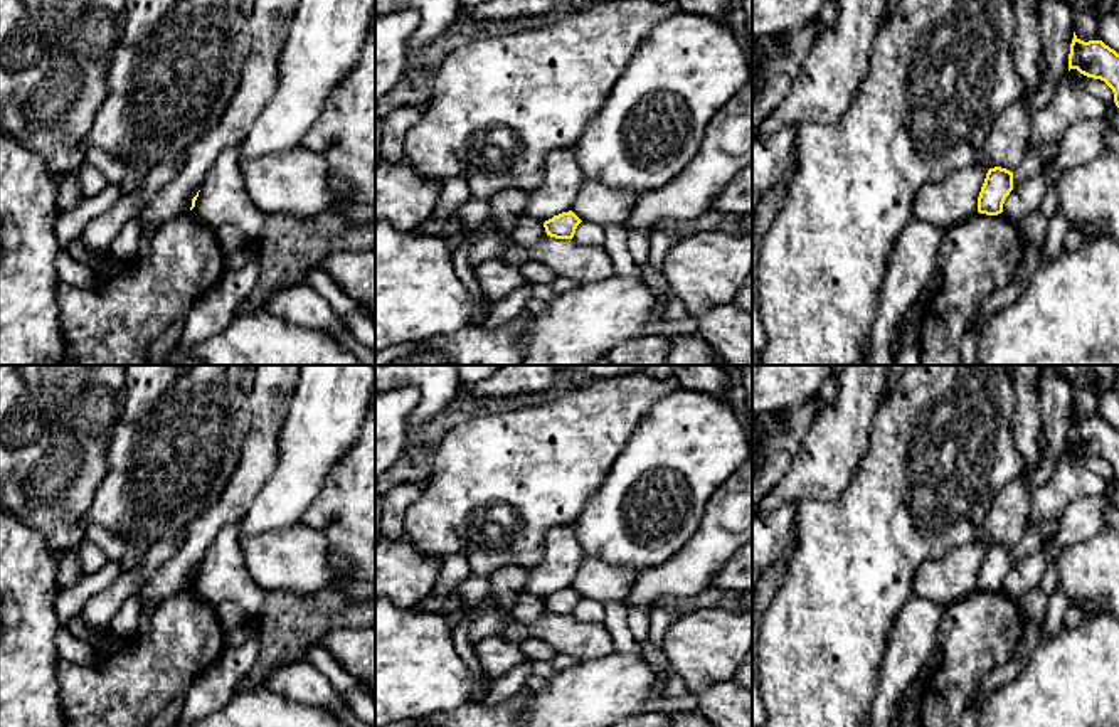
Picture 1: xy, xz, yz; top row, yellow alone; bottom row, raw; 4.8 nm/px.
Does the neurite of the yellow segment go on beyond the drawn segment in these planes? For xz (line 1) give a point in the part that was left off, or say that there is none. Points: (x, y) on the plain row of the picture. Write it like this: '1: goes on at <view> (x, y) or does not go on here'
1: does not go on here

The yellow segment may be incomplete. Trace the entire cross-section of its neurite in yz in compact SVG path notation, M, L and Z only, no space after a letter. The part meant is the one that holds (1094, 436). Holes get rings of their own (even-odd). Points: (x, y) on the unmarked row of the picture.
M1075 409L1070 421L1069 448L1104 458L1114 470L1119 485L1119 431L1102 417L1080 417Z

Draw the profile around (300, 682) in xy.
M306 660L273 670L264 687L289 700L323 708L335 717L348 708L328 678Z

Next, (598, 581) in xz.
M586 555L574 577L572 589L596 602L626 601L634 579L643 569L609 565Z

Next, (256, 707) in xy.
M269 688L236 693L220 710L204 715L194 727L347 727L333 714L289 700Z

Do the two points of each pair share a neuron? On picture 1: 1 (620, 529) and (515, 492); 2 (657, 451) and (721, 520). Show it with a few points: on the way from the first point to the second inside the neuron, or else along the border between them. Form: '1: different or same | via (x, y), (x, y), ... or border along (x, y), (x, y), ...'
1: different | border along (603, 480), (571, 525)
2: different | border along (732, 473), (707, 502), (702, 520), (689, 539)

